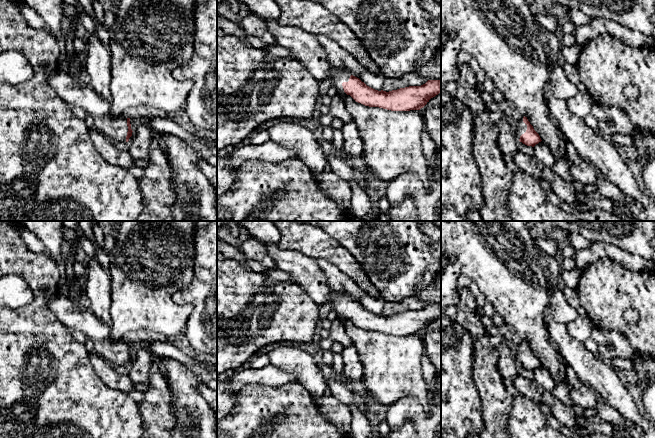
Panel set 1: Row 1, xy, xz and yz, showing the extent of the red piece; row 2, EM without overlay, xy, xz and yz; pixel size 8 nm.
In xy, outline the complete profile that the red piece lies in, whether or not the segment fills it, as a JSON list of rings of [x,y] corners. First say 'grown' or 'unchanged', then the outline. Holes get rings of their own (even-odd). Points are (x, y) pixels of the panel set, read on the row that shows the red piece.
grown | [[[58,70],[50,83],[70,107],[80,107],[94,120],[94,129],[114,142],[128,142],[132,136],[130,118],[114,117],[110,113],[110,100],[101,97],[89,83]]]

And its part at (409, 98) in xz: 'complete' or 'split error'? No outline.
split error

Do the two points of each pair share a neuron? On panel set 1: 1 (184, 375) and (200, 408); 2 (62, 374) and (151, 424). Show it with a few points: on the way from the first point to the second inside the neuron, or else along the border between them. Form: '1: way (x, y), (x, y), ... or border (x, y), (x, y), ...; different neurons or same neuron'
1: way (184, 383), (184, 392), (192, 400); same neuron
2: border (137, 403), (143, 427); different neurons

